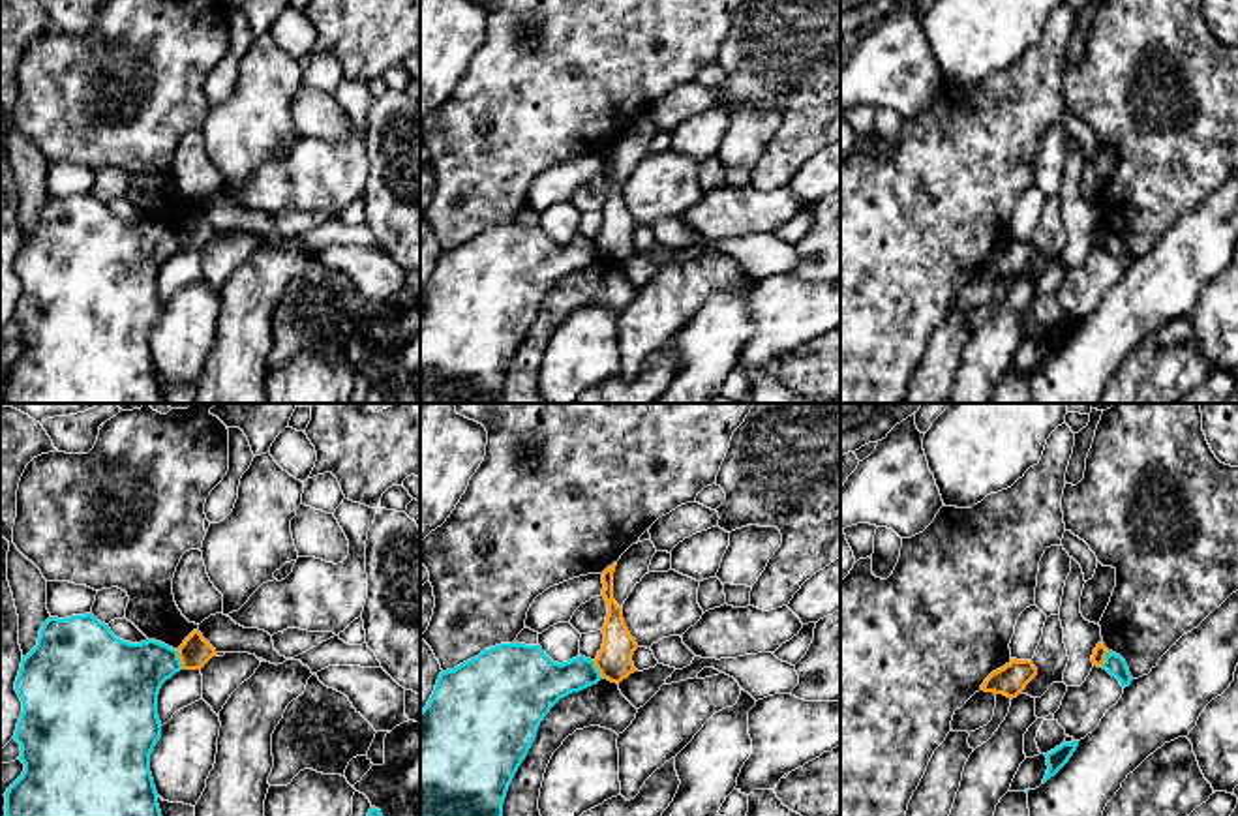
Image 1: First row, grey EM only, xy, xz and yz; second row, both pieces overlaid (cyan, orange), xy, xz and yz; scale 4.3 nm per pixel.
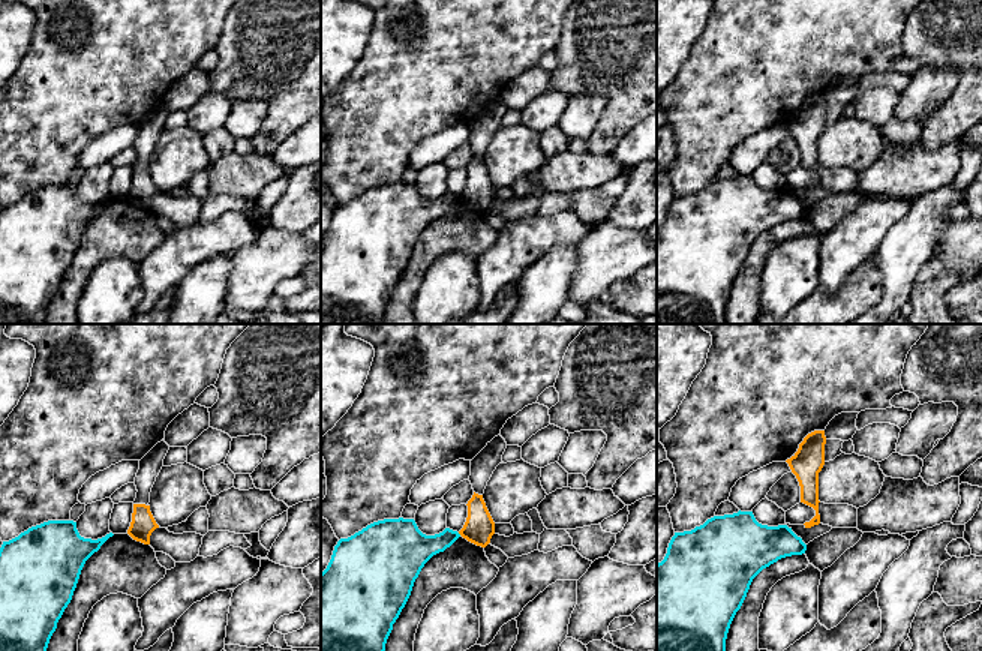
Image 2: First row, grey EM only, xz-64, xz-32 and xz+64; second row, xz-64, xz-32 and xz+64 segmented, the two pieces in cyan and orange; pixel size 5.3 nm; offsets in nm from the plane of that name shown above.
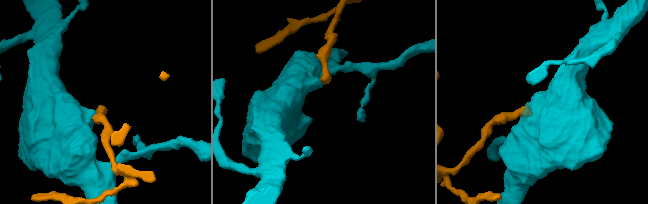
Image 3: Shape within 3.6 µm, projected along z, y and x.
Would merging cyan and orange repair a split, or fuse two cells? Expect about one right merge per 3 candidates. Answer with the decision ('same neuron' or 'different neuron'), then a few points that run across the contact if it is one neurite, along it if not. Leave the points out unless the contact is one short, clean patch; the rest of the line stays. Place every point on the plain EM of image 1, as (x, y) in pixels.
different neuron; line xy (175, 229), (182, 246)

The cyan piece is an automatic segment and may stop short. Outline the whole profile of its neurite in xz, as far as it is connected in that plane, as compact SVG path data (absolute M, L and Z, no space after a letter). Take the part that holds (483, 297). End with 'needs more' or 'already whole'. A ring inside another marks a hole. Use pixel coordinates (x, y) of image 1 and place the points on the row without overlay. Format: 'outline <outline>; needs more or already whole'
outline M501 223L441 251L420 291L420 403L503 403L508 366L540 302L565 276L602 259L591 238L553 242L540 225Z; already whole

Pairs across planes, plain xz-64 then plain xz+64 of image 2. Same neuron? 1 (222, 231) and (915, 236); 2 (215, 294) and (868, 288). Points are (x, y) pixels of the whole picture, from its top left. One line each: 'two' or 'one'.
1: two
2: two

